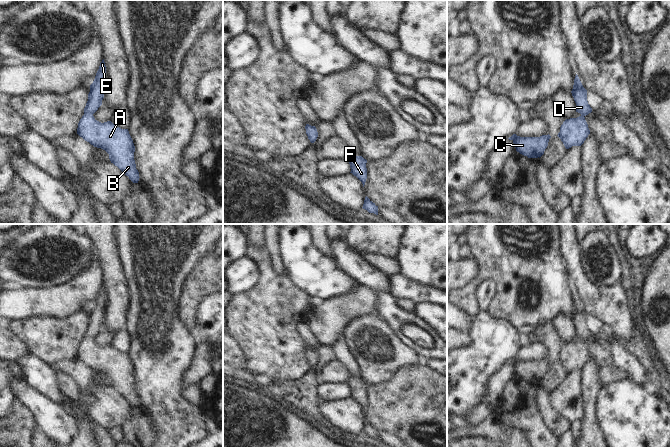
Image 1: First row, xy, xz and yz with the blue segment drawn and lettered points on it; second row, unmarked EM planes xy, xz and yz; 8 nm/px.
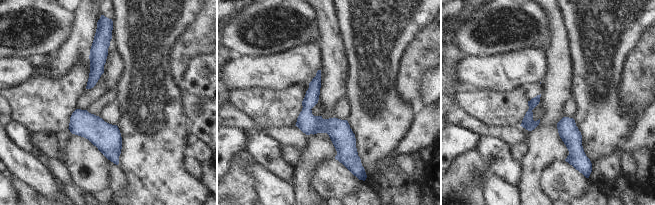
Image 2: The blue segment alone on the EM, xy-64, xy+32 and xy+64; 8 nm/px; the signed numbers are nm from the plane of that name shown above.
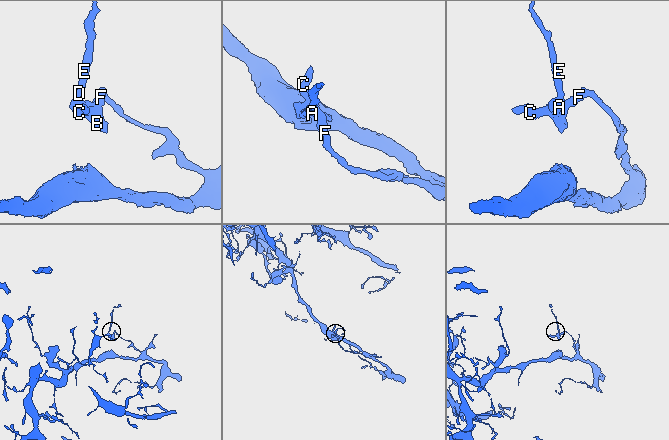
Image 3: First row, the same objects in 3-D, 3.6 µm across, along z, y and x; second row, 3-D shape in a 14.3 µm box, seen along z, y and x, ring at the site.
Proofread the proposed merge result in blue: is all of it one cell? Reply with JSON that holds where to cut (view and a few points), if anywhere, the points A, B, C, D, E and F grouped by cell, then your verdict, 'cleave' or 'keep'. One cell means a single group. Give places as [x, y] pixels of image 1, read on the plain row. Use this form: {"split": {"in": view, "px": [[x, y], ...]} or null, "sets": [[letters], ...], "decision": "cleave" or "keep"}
{"split": null, "sets": [["A", "B", "C", "D", "E", "F"]], "decision": "keep"}

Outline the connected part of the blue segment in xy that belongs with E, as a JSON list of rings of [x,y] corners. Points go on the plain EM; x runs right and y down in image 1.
[[[103,283],[100,287],[94,305],[90,309],[88,325],[84,332],[84,339],[78,347],[77,358],[94,371],[105,374],[109,378],[111,387],[117,390],[133,407],[138,407],[140,401],[134,384],[135,370],[128,353],[121,353],[115,350],[111,345],[101,347],[93,340],[93,338],[102,329],[102,324],[105,318],[105,306],[106,290]]]

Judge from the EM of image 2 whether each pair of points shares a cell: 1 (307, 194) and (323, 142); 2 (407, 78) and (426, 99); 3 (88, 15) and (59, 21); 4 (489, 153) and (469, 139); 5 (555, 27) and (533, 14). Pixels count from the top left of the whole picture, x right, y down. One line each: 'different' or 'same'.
1: same
2: different
3: different
4: different
5: different

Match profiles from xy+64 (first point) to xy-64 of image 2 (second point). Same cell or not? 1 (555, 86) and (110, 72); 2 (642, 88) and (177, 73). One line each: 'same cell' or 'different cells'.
1: same cell
2: same cell

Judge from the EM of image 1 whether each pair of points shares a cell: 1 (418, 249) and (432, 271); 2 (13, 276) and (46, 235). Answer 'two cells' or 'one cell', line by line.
1: one cell
2: one cell

